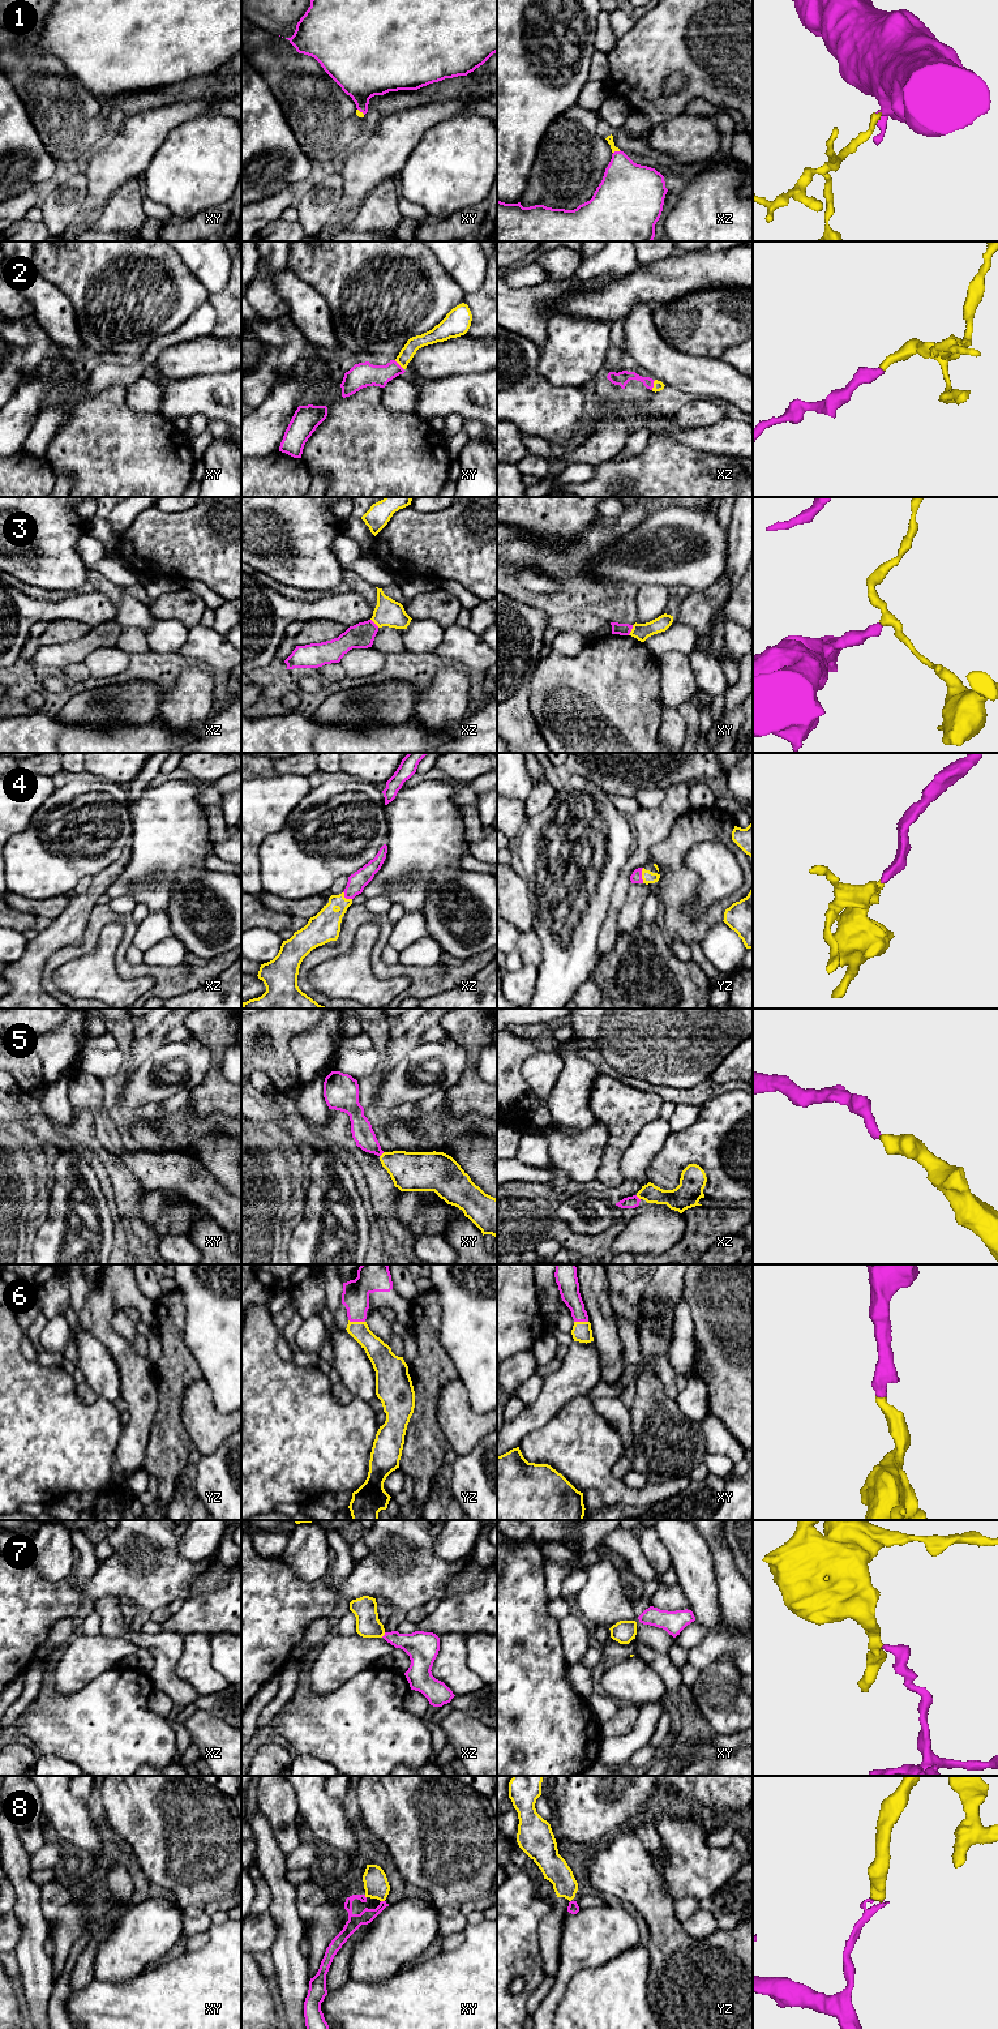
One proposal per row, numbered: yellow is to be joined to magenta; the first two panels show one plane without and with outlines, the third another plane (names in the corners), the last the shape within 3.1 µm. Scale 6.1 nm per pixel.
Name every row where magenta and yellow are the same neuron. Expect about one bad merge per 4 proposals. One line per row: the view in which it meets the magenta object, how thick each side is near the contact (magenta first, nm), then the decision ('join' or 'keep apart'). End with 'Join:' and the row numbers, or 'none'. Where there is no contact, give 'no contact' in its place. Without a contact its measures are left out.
1: contact in xz; calibres 340 and 50 nm; join
2: contact in xz; calibres 90 and 60 nm; join
3: contact in xy; calibres 80 and 100 nm; keep apart
4: contact in yz; calibres 70 and 80 nm; join
5: contact in xy; calibres 140 and 240 nm; join
6: contact in yz; calibres 170 and 140 nm; join
7: contact in xz; calibres 190 and 150 nm; join
8: contact in xy; calibres 90 and 150 nm; keep apart
Join: 1, 2, 4, 5, 6, 7

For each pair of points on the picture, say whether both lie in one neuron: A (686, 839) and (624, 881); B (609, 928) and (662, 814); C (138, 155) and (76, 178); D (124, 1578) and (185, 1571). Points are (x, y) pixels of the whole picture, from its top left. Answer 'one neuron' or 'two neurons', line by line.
A: two neurons
B: one neuron
C: two neurons
D: one neuron

